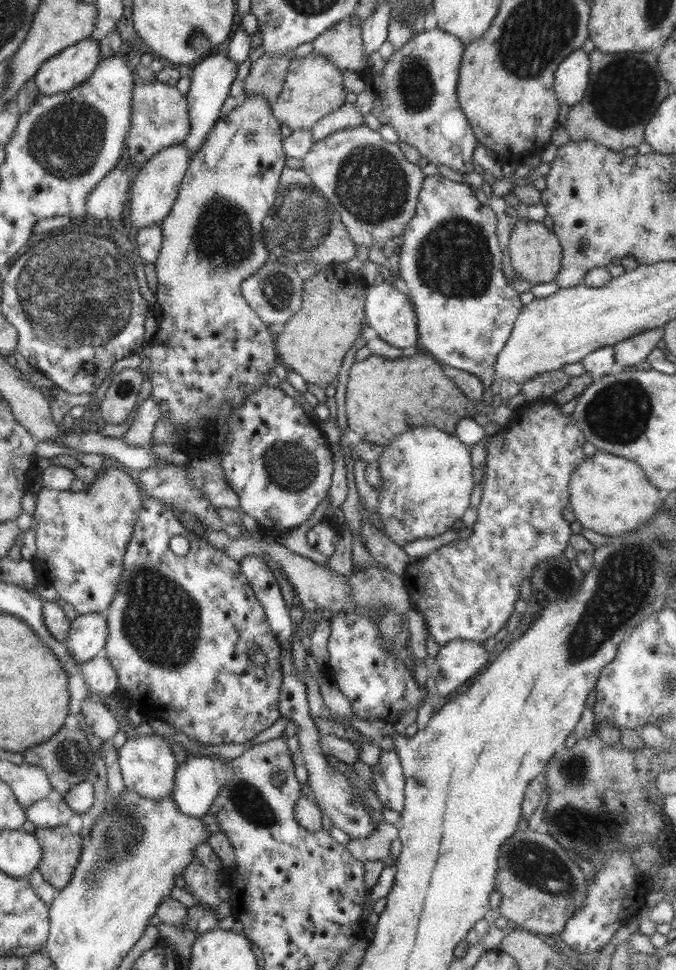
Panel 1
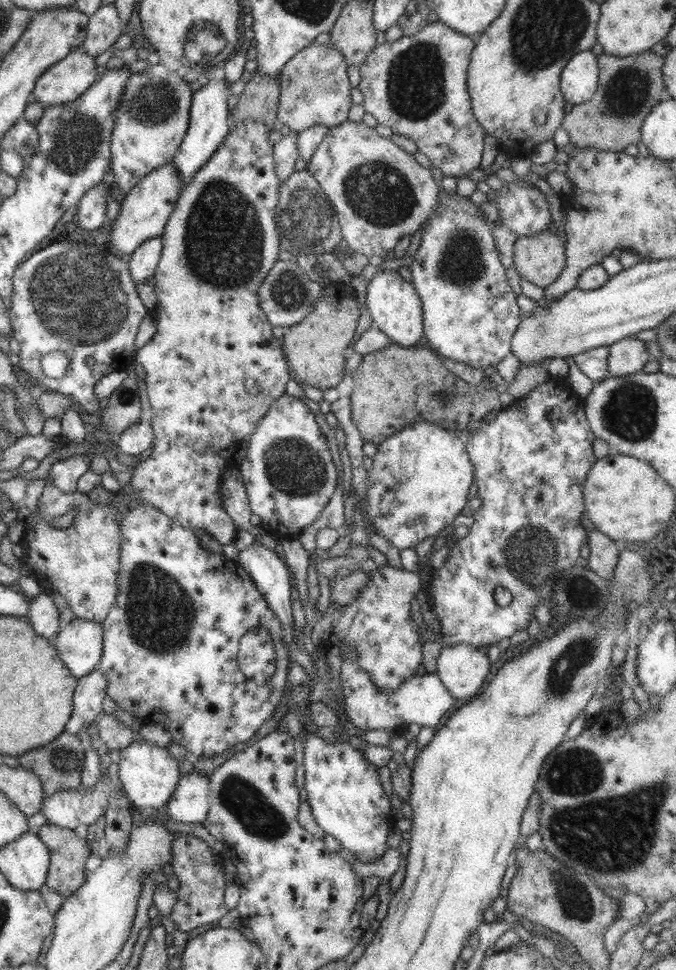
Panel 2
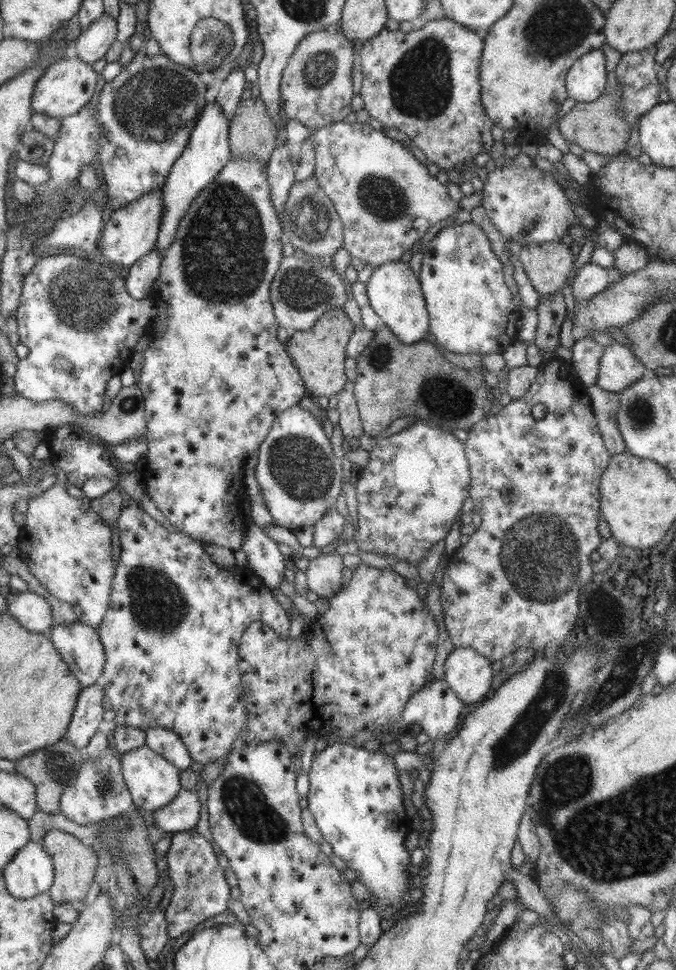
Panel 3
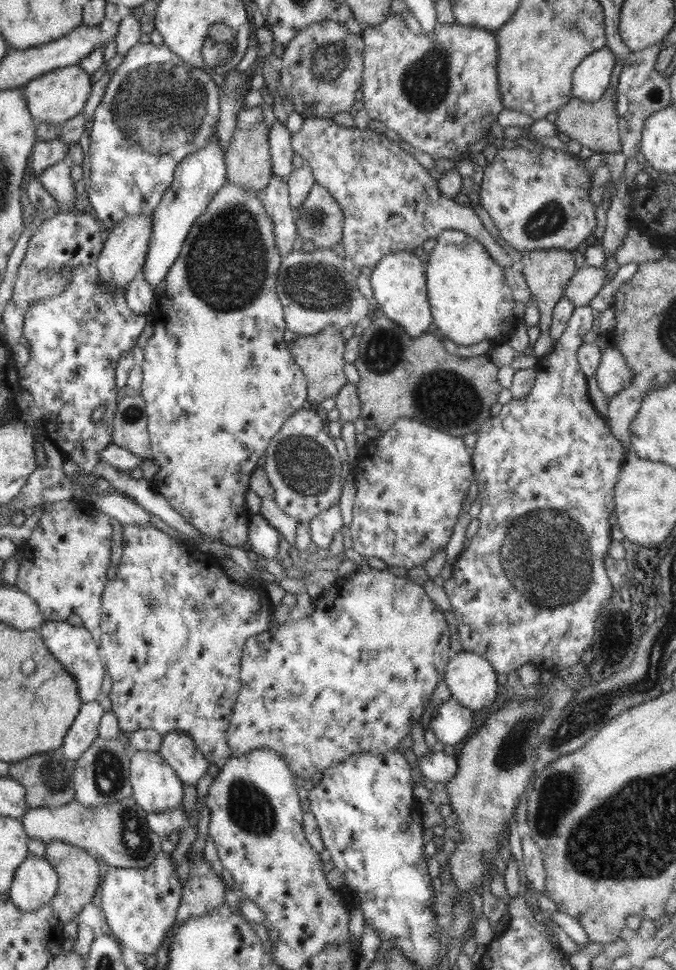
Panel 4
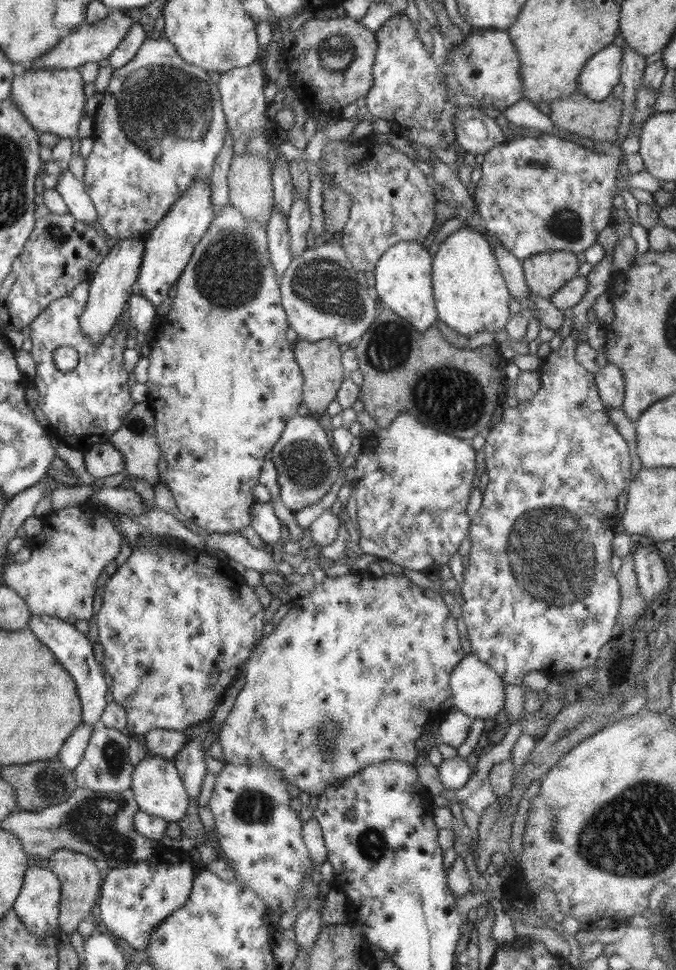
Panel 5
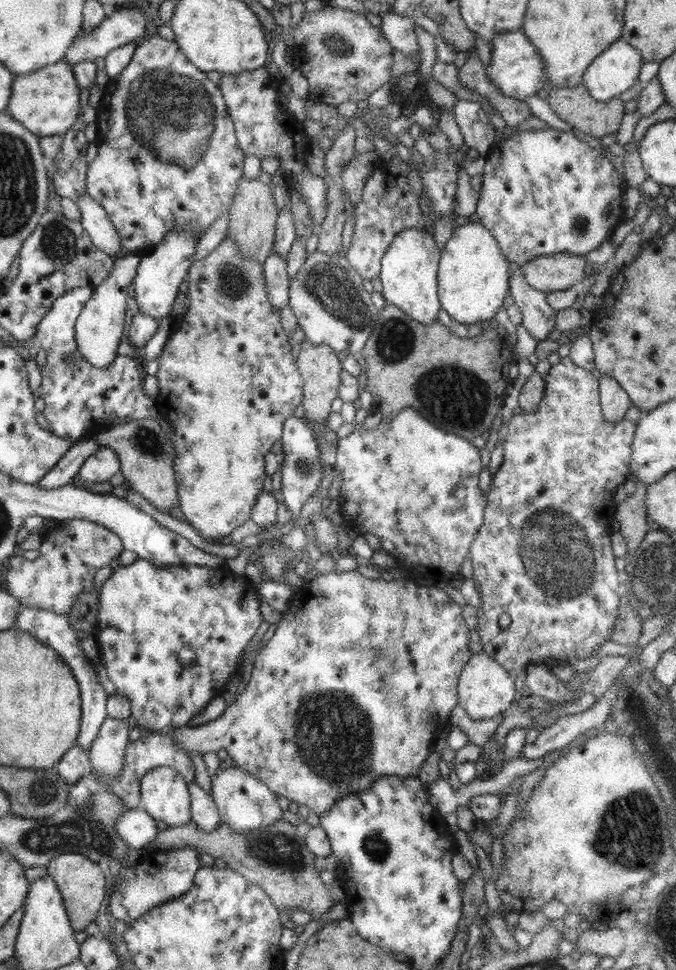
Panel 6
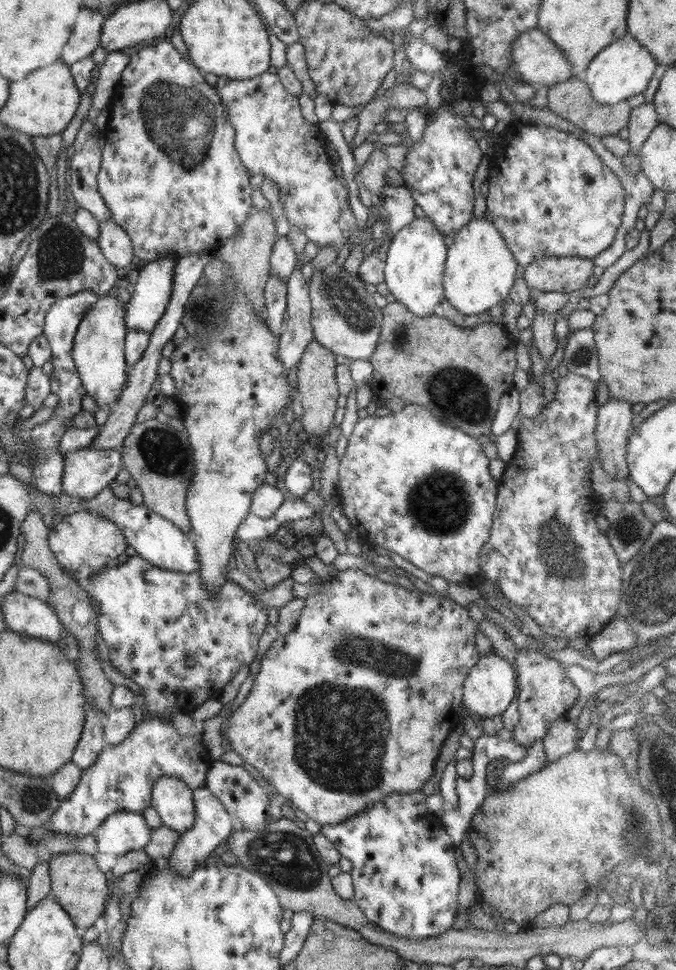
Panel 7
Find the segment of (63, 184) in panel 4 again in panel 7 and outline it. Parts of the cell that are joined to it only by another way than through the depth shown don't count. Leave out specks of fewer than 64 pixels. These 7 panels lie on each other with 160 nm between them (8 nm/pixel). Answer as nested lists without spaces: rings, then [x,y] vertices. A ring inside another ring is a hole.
[[[113,220],[100,222],[99,236],[97,244],[102,255],[119,271],[132,266],[136,261],[129,236]]]

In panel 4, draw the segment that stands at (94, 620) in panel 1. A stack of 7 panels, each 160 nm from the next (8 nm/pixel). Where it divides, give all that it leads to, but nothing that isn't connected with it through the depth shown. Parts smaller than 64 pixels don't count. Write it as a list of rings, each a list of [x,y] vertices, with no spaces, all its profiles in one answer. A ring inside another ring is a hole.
[[[45,621],[38,628],[44,644],[52,653],[55,660],[61,662],[62,667],[74,678],[78,686],[78,694],[82,704],[96,702],[100,696],[100,689],[104,676],[106,676],[105,664],[102,660],[98,641],[86,628],[77,627],[66,621]]]

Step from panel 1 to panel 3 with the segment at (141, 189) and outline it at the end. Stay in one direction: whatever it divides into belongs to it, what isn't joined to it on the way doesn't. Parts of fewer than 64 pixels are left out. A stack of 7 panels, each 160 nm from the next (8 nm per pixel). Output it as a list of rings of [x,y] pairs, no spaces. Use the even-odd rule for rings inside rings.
[[[160,189],[152,190],[146,196],[112,212],[108,222],[104,224],[101,239],[102,255],[108,259],[110,265],[124,274],[132,264],[142,260],[142,256],[150,254],[156,247],[162,213],[164,213],[164,204],[162,204]]]

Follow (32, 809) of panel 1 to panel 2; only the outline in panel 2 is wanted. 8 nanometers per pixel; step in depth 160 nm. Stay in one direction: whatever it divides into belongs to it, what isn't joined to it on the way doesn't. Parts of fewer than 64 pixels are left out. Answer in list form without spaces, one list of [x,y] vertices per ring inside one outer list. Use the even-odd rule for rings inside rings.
[[[111,763],[105,771],[104,777],[95,784],[92,789],[88,789],[83,784],[78,789],[71,789],[70,791],[59,791],[52,794],[50,798],[45,798],[41,805],[40,812],[46,816],[48,823],[55,824],[62,828],[69,828],[74,830],[80,824],[93,824],[105,814],[108,804],[112,800],[124,800],[129,804],[129,800],[124,792],[124,787],[121,785],[119,779],[119,764]]]

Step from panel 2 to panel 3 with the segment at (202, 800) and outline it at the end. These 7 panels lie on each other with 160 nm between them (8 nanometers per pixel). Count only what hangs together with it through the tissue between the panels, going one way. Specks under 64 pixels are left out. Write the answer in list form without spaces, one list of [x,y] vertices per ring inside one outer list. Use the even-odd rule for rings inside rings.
[[[182,788],[169,804],[152,812],[155,825],[164,833],[179,833],[196,827],[202,808],[196,792]]]

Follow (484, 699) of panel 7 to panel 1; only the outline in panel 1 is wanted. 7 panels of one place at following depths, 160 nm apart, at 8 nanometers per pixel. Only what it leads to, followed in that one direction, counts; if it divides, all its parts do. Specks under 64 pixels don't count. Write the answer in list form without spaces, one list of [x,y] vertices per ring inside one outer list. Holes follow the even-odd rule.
[[[454,639],[447,642],[428,663],[430,679],[436,682],[440,697],[451,696],[458,688],[484,671],[489,652],[483,643]]]

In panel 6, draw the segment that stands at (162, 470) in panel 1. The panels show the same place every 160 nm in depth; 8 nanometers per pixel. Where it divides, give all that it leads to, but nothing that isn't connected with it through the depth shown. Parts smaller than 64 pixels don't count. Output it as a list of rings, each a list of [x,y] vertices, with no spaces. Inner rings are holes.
[[[226,237],[218,244],[218,248],[214,252],[208,254],[206,258],[191,264],[186,280],[189,284],[185,293],[189,300],[188,308],[184,312],[184,318],[175,319],[174,330],[170,333],[169,339],[164,345],[163,353],[157,358],[159,369],[156,376],[159,392],[154,398],[154,402],[157,404],[160,418],[170,420],[170,424],[174,427],[171,441],[175,446],[176,452],[173,469],[177,484],[179,509],[188,523],[198,531],[198,534],[205,541],[218,544],[214,541],[216,538],[230,536],[234,530],[251,518],[252,507],[257,501],[257,496],[262,491],[263,482],[267,476],[265,473],[265,457],[268,455],[270,448],[281,439],[284,421],[294,414],[297,406],[301,405],[304,398],[303,384],[305,382],[296,366],[294,357],[290,353],[291,344],[289,343],[288,334],[281,326],[280,312],[268,300],[263,265],[254,262],[254,260],[252,262],[244,260],[238,254],[238,248],[232,244],[232,240]]]

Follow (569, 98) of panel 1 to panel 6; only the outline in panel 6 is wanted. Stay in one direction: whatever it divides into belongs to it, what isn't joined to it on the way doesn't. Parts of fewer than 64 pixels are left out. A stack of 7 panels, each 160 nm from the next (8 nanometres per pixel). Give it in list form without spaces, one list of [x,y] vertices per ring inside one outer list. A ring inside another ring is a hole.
[[[620,38],[594,58],[584,71],[582,84],[592,98],[604,102],[639,82],[643,64],[640,51]]]

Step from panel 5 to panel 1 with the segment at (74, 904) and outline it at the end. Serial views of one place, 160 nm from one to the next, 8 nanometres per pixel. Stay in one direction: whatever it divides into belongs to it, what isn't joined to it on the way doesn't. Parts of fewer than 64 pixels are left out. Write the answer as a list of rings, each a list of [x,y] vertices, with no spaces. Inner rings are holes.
[[[67,825],[36,827],[33,835],[37,837],[42,849],[42,860],[37,869],[46,882],[57,889],[63,889],[77,867],[84,838],[81,834],[72,833]]]

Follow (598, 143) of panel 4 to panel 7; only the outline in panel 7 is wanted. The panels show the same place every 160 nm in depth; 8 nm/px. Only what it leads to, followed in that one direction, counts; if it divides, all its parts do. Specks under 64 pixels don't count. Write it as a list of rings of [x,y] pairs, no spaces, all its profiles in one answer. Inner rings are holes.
[[[572,76],[550,86],[547,93],[547,108],[554,114],[569,120],[574,126],[597,137],[617,135],[629,123],[631,108],[627,101],[613,105],[600,104],[592,95],[583,77]]]

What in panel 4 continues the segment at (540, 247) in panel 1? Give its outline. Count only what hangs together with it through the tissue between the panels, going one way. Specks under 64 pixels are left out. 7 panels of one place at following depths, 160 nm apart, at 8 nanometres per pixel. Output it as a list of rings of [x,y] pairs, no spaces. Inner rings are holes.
[[[544,250],[544,251],[526,251],[521,252],[519,266],[523,277],[529,286],[533,300],[537,304],[537,310],[540,312],[540,335],[532,346],[534,354],[537,357],[545,357],[552,352],[555,341],[550,336],[553,308],[564,295],[565,286],[576,272],[576,262],[573,252],[568,250]]]

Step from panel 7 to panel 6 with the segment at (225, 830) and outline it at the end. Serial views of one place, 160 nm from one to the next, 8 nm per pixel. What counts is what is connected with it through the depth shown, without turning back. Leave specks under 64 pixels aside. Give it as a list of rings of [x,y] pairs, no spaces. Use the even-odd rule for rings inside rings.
[[[196,781],[189,782],[187,787],[191,797],[191,820],[203,831],[214,832],[222,822],[212,796],[200,789]],[[193,848],[170,849],[164,862],[154,863],[153,868],[144,871],[143,867],[136,870],[135,866],[122,867],[119,870],[120,882],[113,887],[107,910],[116,920],[122,920],[130,925],[141,916],[151,911],[151,908],[164,904],[167,900],[182,896],[192,886],[196,871],[201,867],[198,861],[199,852]]]

